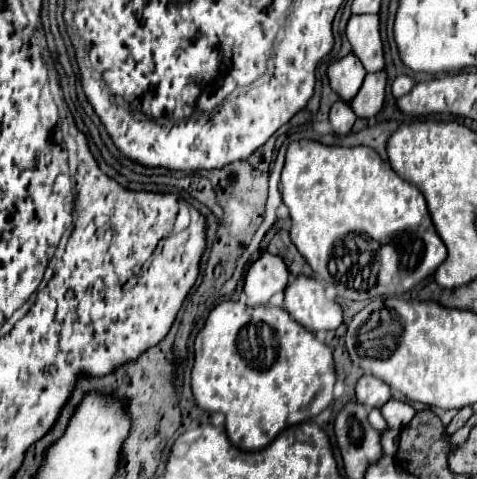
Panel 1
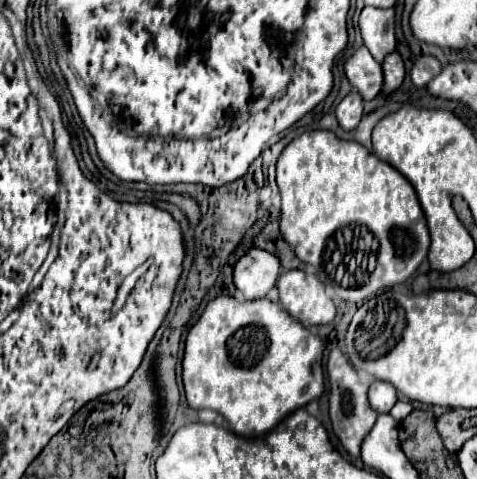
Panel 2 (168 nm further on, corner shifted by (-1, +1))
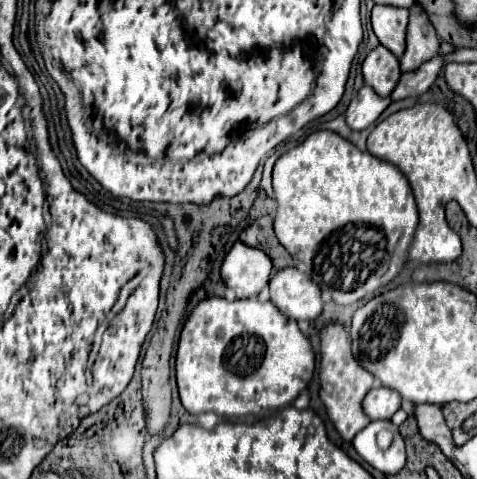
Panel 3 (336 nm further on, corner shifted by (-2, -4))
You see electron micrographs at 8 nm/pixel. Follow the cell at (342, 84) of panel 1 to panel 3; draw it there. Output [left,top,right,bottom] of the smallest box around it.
[361,46,401,98]

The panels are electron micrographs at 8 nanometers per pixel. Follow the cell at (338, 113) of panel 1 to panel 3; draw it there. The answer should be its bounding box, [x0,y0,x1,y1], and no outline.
[345,86,391,130]

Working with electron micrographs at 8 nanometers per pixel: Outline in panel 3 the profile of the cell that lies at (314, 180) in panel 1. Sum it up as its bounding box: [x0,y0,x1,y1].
[273,130,419,304]

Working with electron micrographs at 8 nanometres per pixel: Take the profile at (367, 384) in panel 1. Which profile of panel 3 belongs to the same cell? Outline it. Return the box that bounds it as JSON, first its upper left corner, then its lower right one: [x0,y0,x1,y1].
[363,386,401,420]

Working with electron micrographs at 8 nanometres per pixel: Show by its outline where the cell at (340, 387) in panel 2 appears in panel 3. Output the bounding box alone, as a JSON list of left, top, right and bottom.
[319,324,375,442]

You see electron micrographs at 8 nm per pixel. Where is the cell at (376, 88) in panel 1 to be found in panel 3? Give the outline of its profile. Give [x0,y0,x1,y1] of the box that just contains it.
[399,6,439,72]

